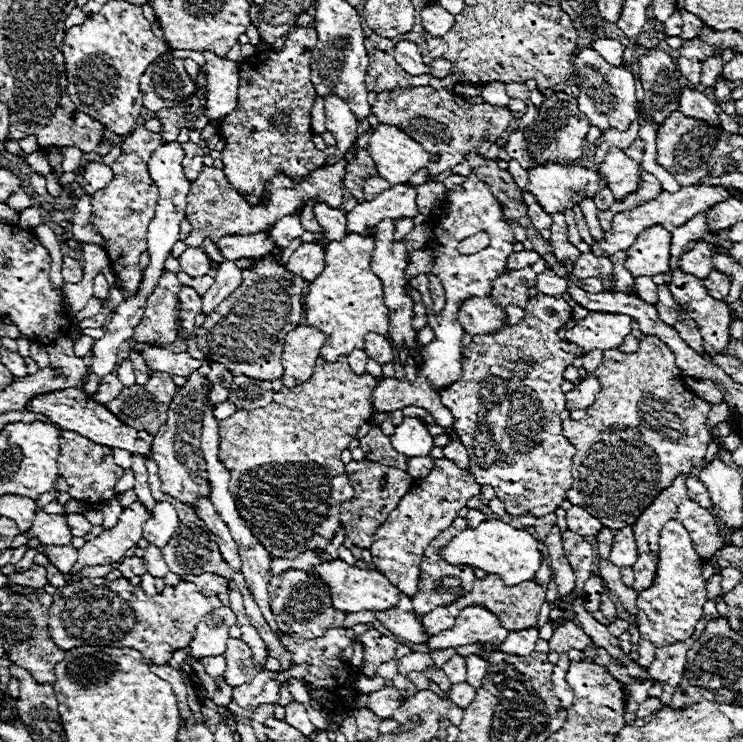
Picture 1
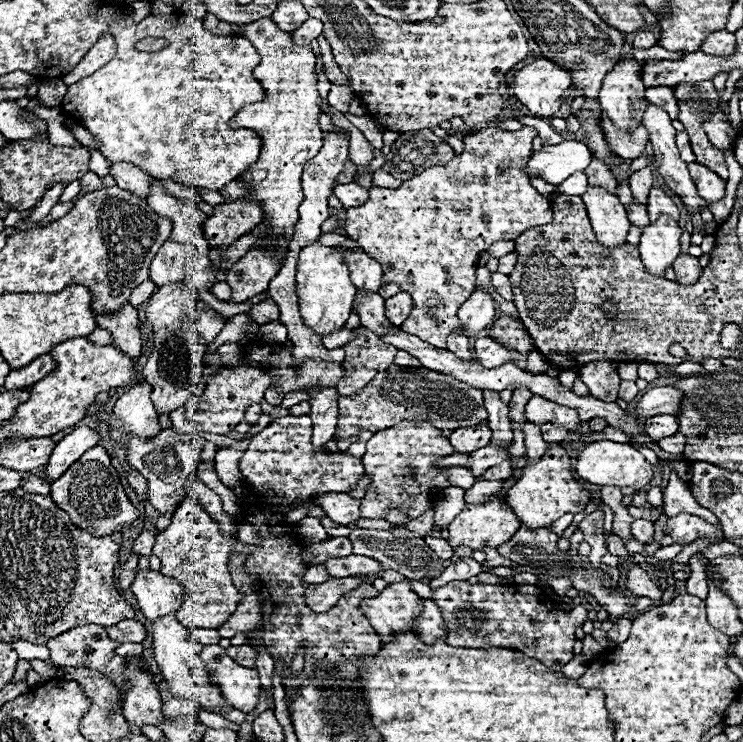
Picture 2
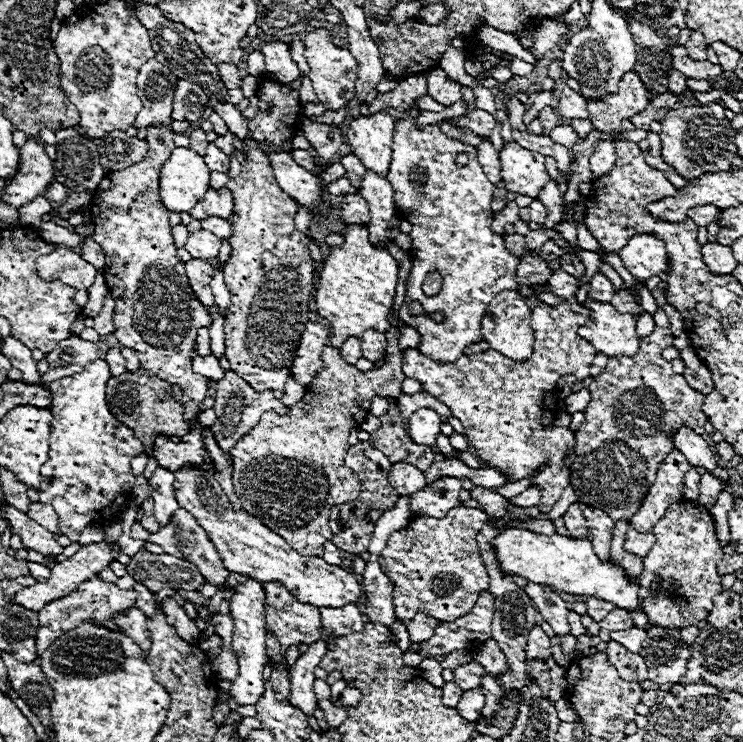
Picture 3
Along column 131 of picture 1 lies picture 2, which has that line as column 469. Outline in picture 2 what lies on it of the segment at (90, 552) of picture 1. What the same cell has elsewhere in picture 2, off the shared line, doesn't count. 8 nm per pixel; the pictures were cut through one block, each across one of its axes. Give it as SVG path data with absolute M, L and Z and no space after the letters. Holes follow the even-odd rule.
M490 498L486 504L482 506L474 506L474 504L466 504L466 508L450 522L448 526L448 544L452 548L458 546L468 546L472 550L484 550L484 548L498 548L500 544L504 544L508 538L512 538L512 534L516 534L516 530L520 528L520 520L516 518L516 514L508 508L502 506L498 498Z

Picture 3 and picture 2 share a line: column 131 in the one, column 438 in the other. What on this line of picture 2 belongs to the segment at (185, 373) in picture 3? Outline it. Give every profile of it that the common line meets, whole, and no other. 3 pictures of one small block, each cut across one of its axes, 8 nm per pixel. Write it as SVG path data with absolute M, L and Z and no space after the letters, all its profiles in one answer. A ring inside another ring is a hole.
M484 126L476 134L466 134L462 138L464 152L454 156L448 164L432 166L416 178L406 180L400 188L370 188L368 200L346 212L346 234L358 240L364 252L382 266L386 284L396 282L414 298L414 310L400 326L402 332L414 334L436 348L446 348L446 336L450 332L462 332L456 312L476 288L474 274L480 254L494 242L516 240L516 234L552 222L548 198L530 186L526 174L526 160L534 138L536 128L530 126L524 126L518 132Z

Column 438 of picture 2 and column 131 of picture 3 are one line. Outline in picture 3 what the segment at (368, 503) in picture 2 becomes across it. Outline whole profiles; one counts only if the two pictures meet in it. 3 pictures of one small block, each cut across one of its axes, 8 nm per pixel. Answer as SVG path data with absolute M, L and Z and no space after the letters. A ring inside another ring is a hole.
M90 362L82 372L60 378L52 388L52 432L50 458L40 468L42 486L40 502L50 504L58 518L60 530L72 542L78 542L82 530L92 522L118 516L126 504L134 474L130 460L144 452L144 446L134 432L118 422L106 404L106 382L110 378L108 362Z

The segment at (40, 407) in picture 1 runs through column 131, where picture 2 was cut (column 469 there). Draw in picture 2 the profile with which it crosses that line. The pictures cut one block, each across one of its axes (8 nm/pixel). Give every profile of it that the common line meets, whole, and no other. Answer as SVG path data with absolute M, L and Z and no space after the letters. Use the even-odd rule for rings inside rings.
M488 424L484 426L472 426L472 428L460 428L450 434L450 444L454 446L456 452L474 452L480 446L486 446L490 442L492 430Z

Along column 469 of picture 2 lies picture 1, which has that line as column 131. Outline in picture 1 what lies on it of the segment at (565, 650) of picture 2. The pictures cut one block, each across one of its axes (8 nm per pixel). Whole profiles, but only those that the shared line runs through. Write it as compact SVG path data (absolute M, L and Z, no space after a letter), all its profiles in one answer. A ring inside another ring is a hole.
M82 578L74 584L56 588L54 604L48 614L48 632L54 644L62 650L76 646L134 646L144 654L146 662L168 664L176 648L184 648L196 634L202 616L220 608L218 596L204 596L194 584L180 582L174 588L164 588L162 594L148 598L140 586L130 584L126 578L114 582L106 578ZM126 610L128 614L120 614Z

